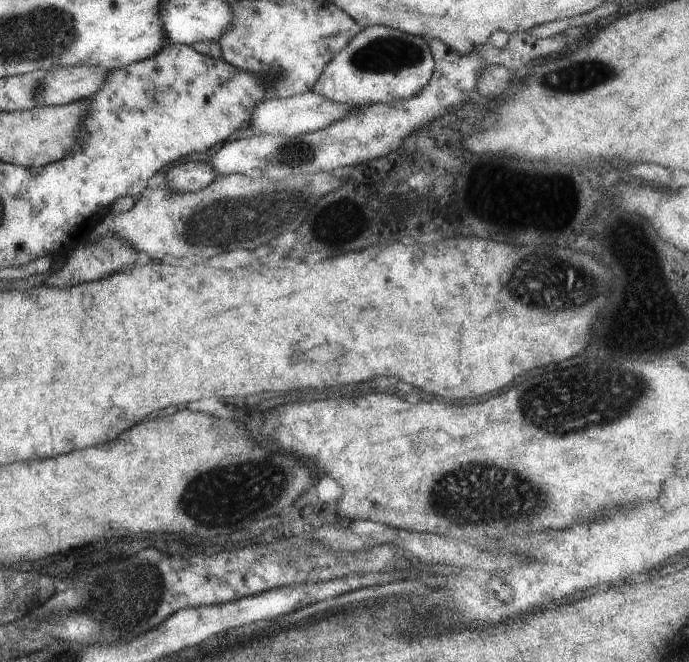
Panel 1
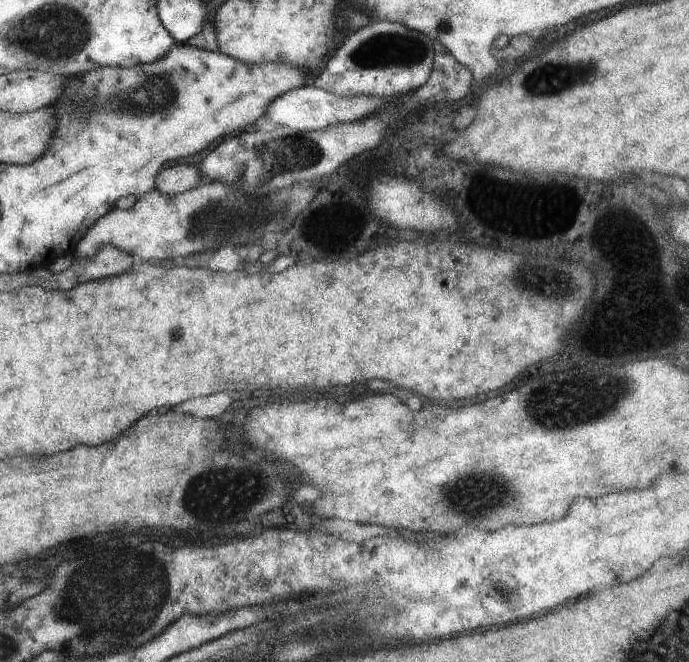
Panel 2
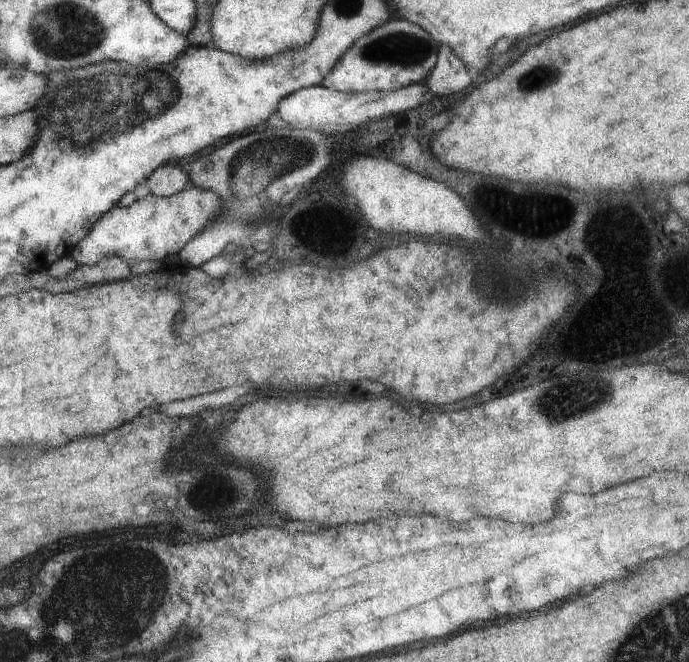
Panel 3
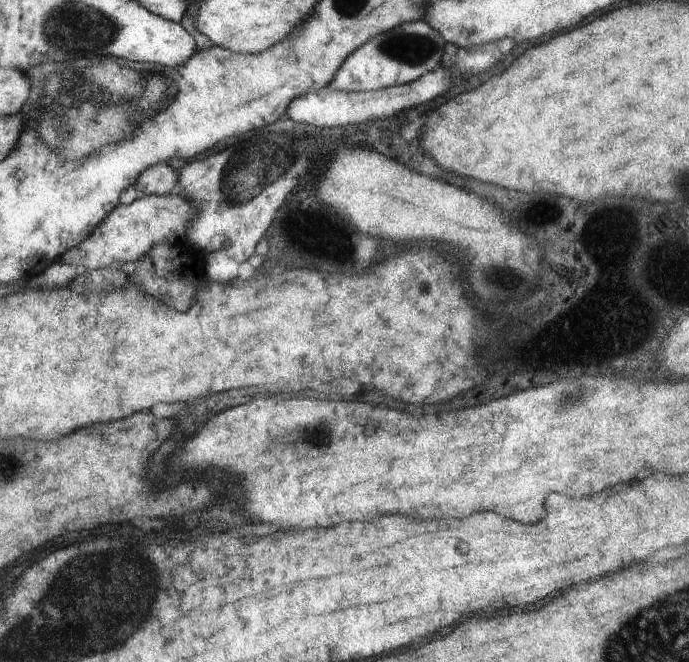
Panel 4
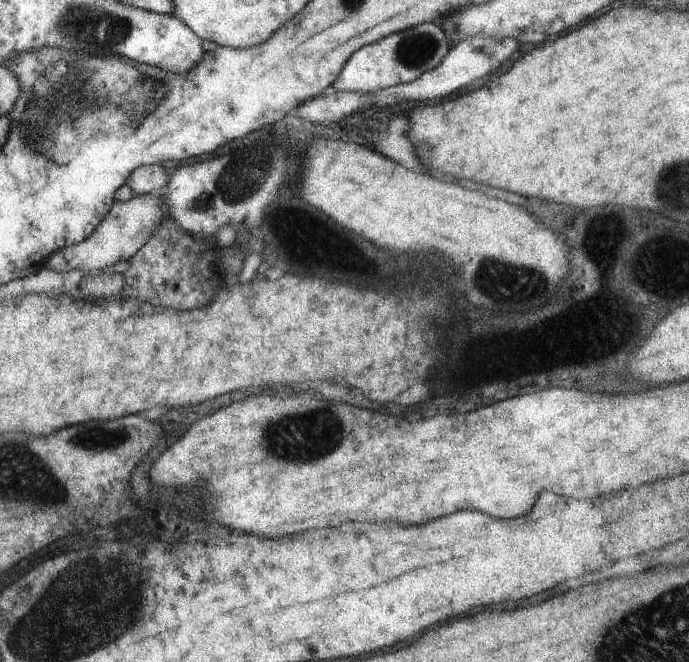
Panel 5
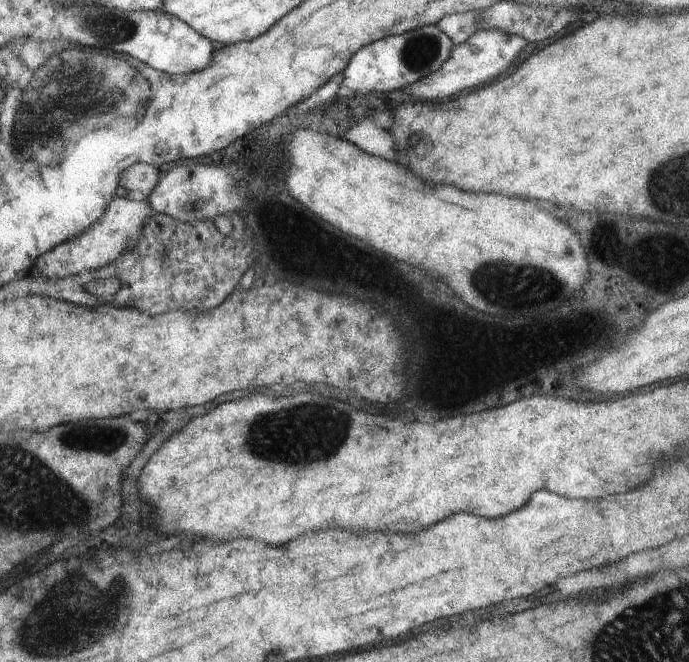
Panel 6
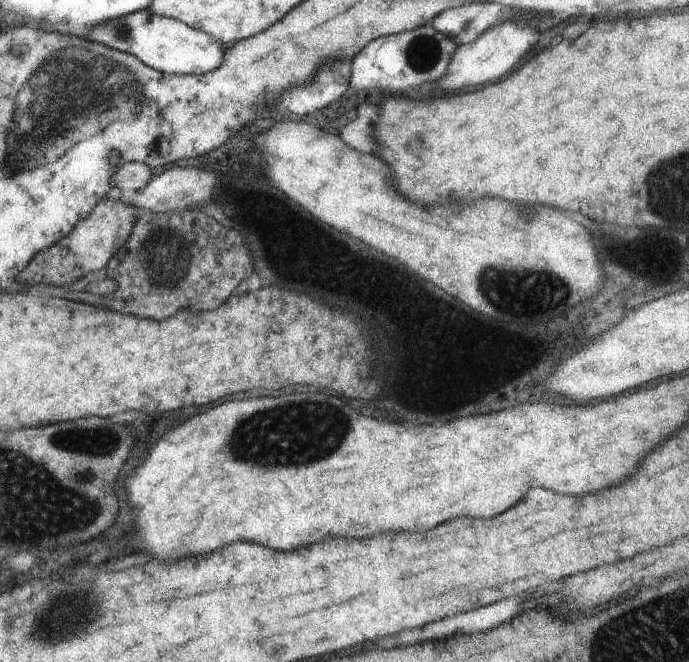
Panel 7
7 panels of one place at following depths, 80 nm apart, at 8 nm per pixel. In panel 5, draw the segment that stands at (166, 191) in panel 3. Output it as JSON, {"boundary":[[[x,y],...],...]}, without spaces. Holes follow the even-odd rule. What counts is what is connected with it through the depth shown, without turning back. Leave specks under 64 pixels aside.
{"boundary":[[[160,163],[138,166],[124,182],[135,195],[159,193],[167,184],[167,172]]]}

